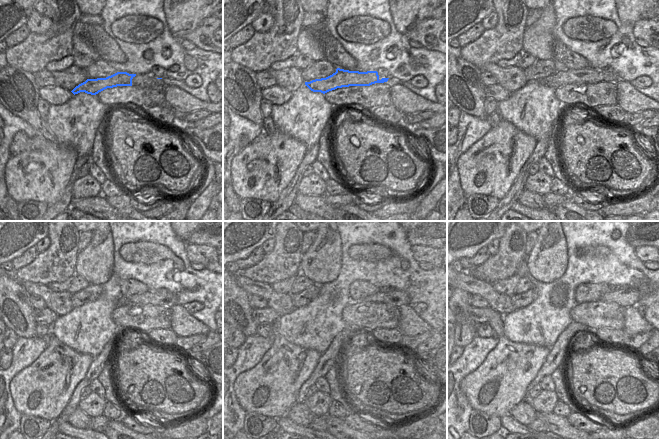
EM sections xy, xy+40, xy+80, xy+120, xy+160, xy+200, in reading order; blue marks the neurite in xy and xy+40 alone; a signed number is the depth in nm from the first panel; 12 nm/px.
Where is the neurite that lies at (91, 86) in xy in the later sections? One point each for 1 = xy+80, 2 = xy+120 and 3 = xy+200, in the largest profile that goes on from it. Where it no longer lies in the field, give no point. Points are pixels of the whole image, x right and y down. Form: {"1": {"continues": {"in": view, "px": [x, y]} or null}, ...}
{"1": {"continues": {"in": "xy+80", "px": [589, 75]}}, "2": {"continues": {"in": "xy+120", "px": [161, 297]}}, "3": {"continues": {"in": "xy+200", "px": [625, 297]}}}

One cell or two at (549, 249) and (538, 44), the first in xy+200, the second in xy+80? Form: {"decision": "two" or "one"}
{"decision": "one"}

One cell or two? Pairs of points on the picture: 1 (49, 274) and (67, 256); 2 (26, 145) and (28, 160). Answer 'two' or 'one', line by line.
1: one
2: two

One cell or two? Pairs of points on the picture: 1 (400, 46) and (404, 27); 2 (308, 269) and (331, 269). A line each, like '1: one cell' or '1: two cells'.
1: two cells
2: one cell

